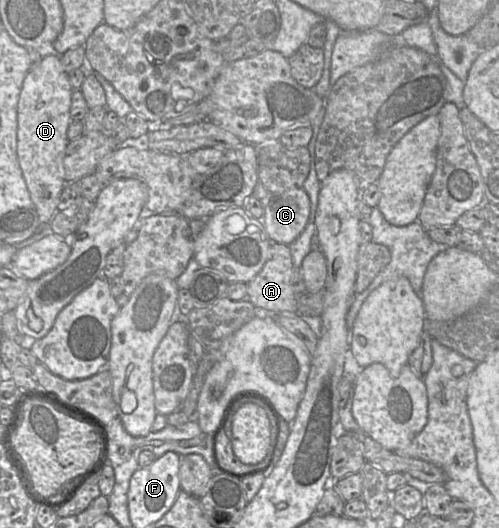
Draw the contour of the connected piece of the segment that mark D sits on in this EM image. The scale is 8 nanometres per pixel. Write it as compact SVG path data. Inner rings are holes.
M45 50L39 65L30 69L26 74L18 100L17 157L31 200L41 223L49 223L58 210L57 206L60 195L66 186L63 159L69 143L67 130L71 122L70 106L72 91L68 74L61 65L60 55Z

